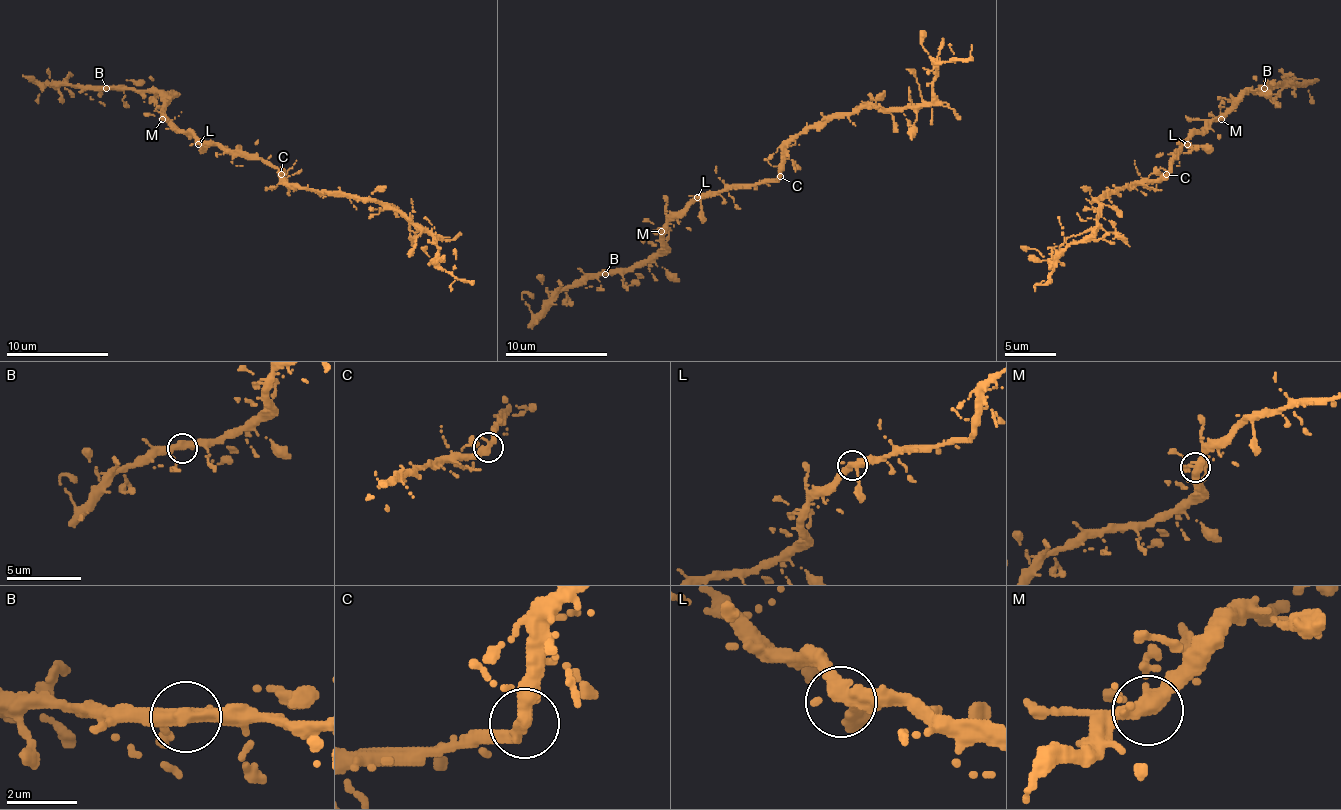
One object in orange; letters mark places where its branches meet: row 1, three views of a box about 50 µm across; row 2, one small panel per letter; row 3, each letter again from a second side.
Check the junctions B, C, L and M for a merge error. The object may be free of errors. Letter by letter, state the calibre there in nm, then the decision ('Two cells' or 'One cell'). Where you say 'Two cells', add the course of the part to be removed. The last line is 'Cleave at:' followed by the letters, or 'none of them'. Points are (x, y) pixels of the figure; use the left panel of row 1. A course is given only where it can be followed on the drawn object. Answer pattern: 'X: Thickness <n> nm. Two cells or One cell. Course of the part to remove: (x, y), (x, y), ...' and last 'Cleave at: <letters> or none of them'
B: Thickness 340 nm. One cell
C: Thickness 340 nm. One cell
L: Thickness 360 nm. One cell
M: Thickness 320 nm. One cell
Cleave at: none of them

